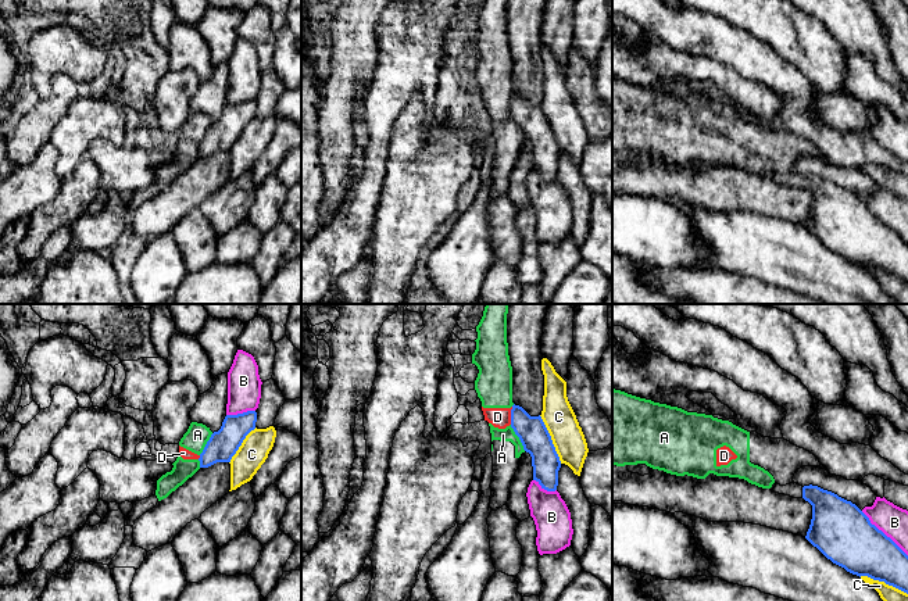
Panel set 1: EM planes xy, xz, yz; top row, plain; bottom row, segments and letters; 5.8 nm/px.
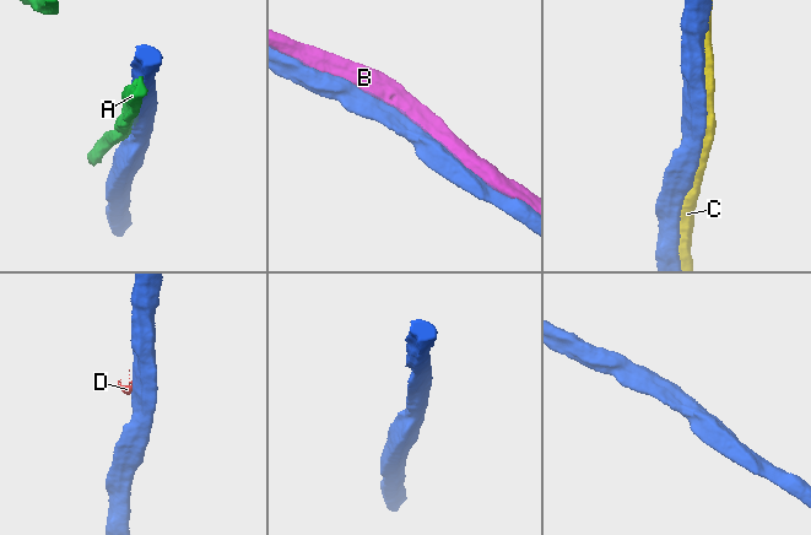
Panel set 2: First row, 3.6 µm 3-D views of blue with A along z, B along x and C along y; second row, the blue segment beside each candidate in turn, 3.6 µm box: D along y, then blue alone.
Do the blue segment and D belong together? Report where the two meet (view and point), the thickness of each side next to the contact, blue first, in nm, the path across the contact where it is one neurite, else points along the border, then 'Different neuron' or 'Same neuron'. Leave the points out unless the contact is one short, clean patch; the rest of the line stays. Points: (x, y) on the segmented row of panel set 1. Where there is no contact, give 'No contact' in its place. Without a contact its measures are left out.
Touches blue at xz (511, 415). Thickness 170 nm (blue) against 120 nm. Different neuron

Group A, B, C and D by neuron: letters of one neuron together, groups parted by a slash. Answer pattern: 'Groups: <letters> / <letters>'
Groups: A D / B / C

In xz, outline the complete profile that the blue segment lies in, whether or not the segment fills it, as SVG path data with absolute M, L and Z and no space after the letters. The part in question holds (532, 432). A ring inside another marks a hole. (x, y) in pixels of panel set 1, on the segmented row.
M514 404L511 428L532 457L533 480L547 491L555 491L561 461L541 416L530 416L522 407Z

